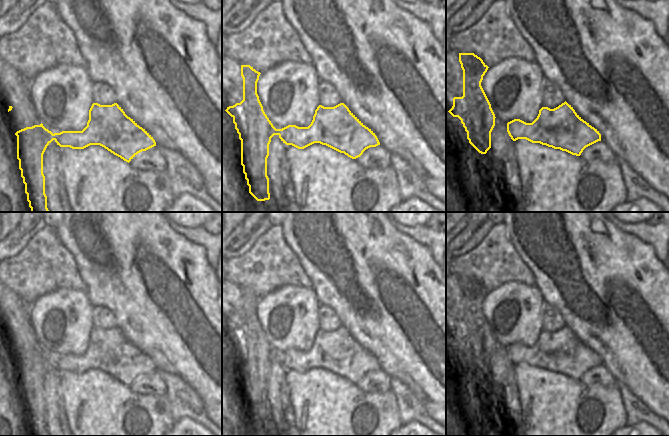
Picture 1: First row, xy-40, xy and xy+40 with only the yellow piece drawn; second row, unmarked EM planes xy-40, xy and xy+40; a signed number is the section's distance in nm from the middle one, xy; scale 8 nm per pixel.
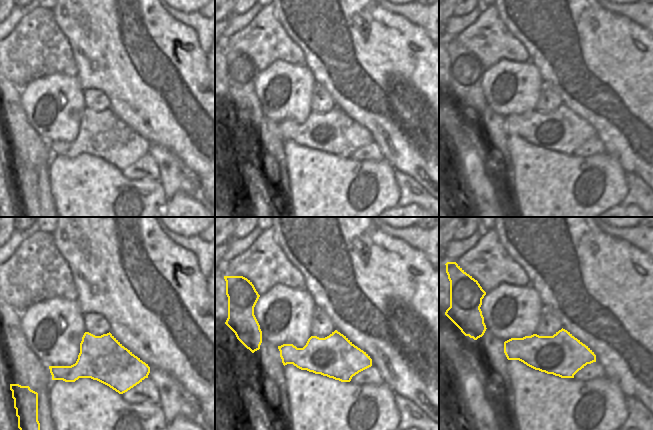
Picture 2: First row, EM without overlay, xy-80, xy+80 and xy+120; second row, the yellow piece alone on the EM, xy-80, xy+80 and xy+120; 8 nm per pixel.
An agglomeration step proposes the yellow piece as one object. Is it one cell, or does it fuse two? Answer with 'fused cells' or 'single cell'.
fused cells

